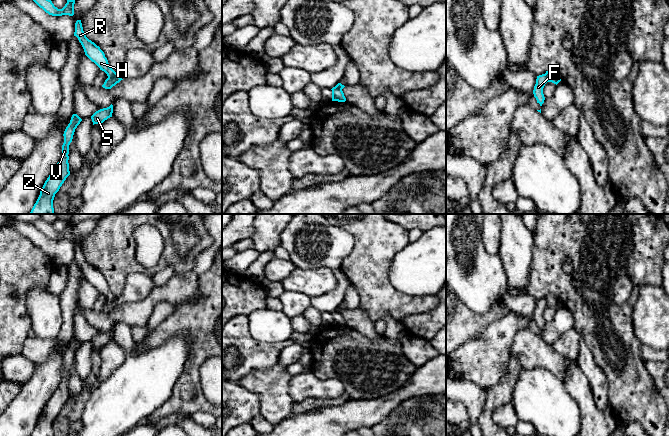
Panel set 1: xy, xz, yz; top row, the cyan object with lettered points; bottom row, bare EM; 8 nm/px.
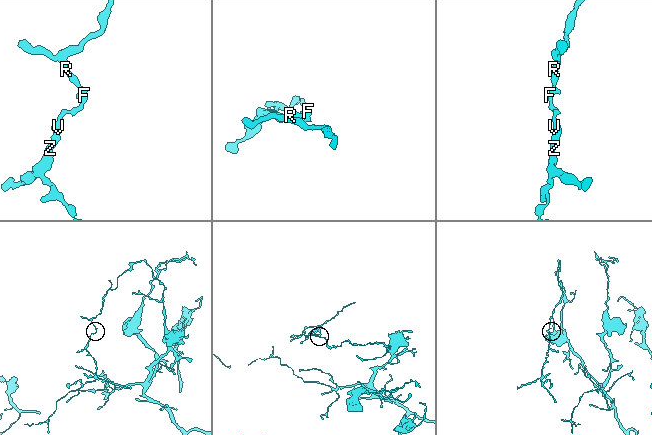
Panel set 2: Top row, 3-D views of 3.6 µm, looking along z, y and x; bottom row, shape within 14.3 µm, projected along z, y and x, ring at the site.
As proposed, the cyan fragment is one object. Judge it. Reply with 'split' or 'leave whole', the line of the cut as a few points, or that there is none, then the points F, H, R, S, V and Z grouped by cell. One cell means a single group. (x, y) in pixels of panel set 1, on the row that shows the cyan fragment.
split; cut xy (117, 74), (108, 78); groups F S V Z / H R

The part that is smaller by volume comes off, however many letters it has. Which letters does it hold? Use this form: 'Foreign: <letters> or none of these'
Foreign: F, S, V, Z

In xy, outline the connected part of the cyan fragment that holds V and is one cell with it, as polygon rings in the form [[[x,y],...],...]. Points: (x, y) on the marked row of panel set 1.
[[[77,114],[72,115],[70,123],[63,134],[64,143],[62,145],[61,158],[41,188],[40,195],[30,214],[54,214],[53,200],[55,194],[70,175],[68,163],[69,145],[72,142],[75,129],[81,121],[82,119]]]

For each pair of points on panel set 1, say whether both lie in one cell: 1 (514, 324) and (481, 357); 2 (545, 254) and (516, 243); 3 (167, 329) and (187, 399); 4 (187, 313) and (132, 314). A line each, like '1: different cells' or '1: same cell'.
1: same cell
2: different cells
3: same cell
4: different cells

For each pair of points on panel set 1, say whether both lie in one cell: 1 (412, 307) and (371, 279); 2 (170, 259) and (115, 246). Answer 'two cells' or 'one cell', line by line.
1: one cell
2: one cell

